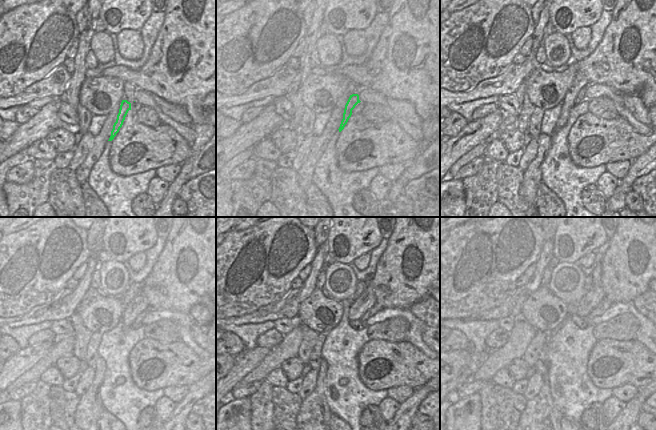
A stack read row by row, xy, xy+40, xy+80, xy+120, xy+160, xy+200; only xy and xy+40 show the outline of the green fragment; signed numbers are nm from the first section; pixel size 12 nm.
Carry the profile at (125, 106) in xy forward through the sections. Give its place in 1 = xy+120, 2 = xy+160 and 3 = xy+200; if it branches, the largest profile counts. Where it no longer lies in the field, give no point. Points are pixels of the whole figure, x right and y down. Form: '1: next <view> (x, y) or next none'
1: next xy+120 (140, 317)
2: next xy+160 (375, 308)
3: next xy+200 (604, 304)

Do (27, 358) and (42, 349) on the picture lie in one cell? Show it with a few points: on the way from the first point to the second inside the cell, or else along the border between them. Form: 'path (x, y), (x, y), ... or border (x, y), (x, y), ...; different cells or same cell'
path (31, 354), (38, 351); same cell

